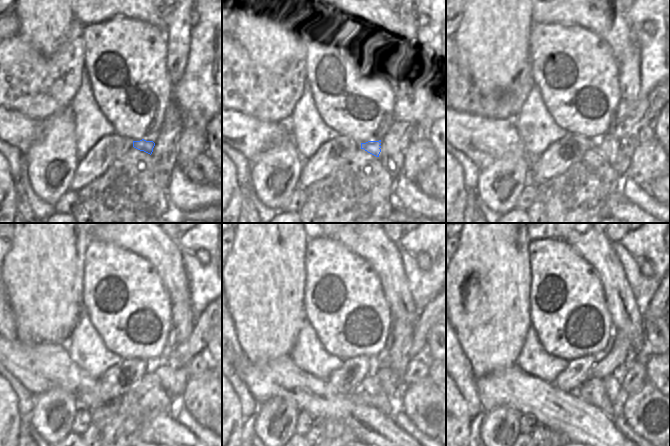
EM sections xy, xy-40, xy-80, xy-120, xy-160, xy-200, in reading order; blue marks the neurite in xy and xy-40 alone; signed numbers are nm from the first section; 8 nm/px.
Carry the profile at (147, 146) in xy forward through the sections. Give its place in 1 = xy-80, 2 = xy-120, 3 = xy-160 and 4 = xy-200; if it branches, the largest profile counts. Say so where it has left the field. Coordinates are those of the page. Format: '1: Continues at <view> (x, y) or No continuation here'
1: Continues at xy-80 (607, 145)
2: Continues at xy-120 (166, 376)
3: Continues at xy-160 (388, 380)
4: Continues at xy-200 (616, 394)

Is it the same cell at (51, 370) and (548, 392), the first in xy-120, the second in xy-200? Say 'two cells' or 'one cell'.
one cell

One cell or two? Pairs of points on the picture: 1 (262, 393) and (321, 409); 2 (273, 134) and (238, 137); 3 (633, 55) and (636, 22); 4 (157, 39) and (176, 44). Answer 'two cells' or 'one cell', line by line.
1: one cell
2: one cell
3: two cells
4: two cells

